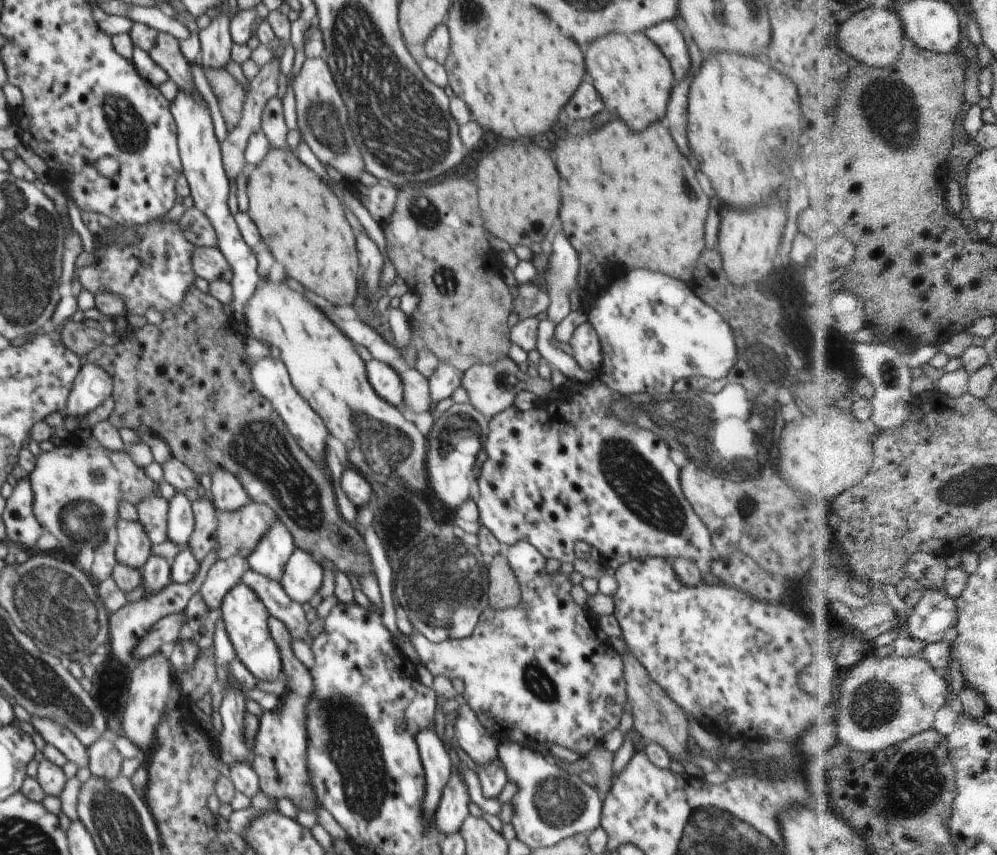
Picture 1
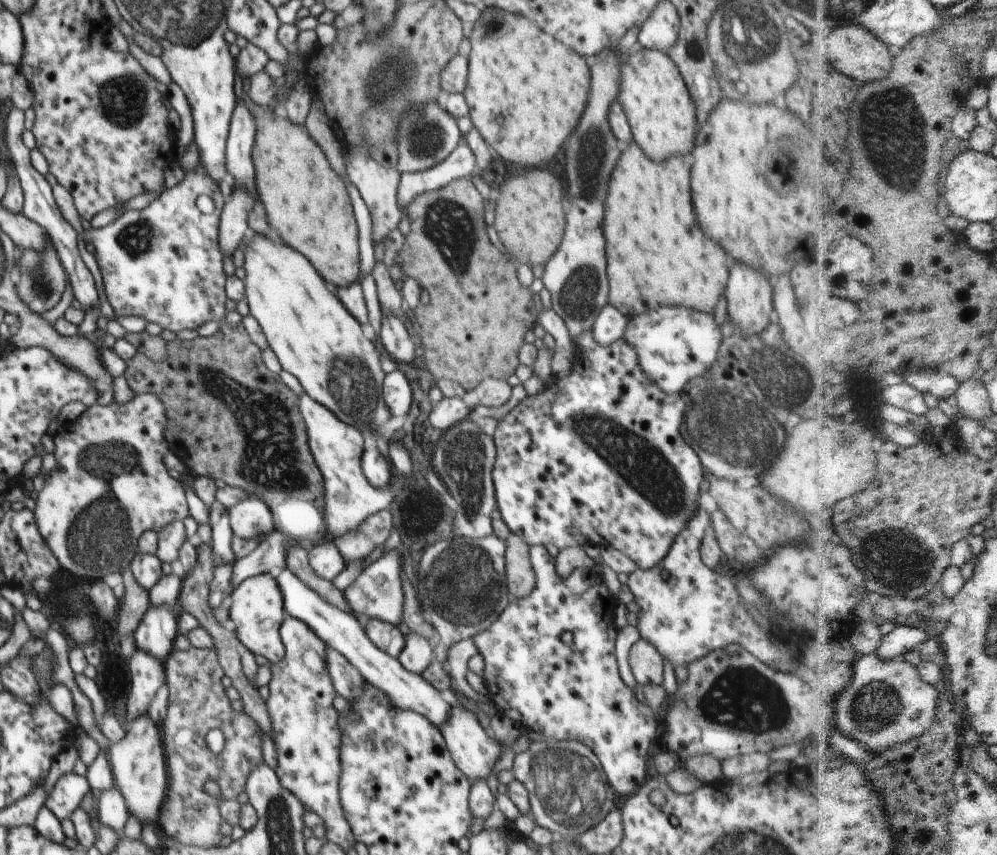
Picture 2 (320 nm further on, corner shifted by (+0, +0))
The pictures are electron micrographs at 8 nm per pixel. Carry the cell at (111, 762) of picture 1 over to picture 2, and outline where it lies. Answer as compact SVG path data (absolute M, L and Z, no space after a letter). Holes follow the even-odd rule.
M114 786L110 790L102 791L98 801L99 822L122 834L129 817L122 793Z

